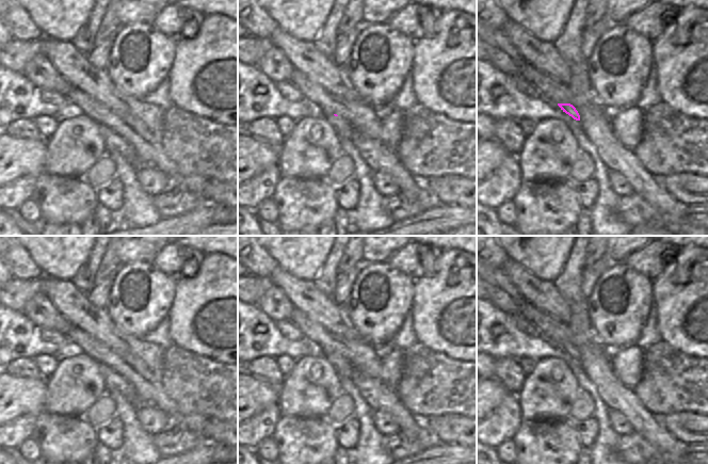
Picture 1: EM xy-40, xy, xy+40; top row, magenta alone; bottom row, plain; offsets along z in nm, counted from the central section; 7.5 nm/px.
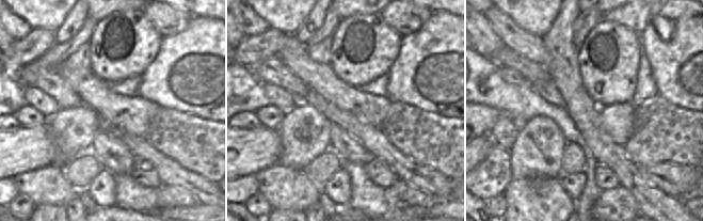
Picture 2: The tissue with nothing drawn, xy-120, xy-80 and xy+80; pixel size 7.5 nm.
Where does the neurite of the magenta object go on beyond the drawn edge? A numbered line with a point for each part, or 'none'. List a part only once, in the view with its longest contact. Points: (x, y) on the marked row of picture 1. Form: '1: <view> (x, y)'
1: xy (343, 129)

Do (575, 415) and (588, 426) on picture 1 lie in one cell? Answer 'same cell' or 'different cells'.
different cells

